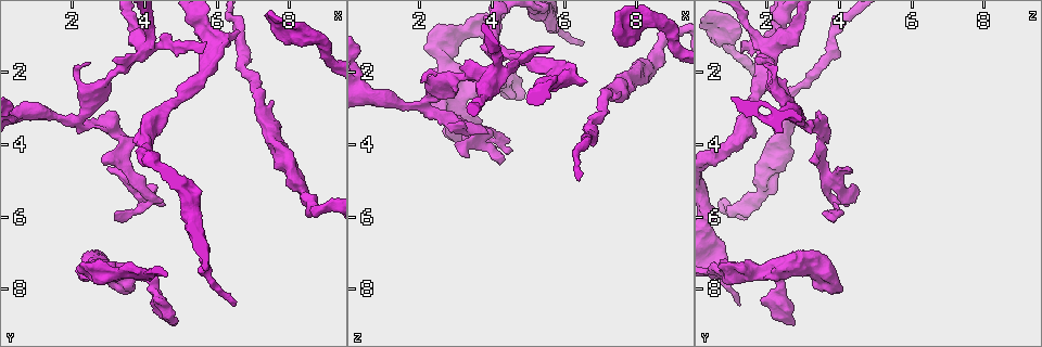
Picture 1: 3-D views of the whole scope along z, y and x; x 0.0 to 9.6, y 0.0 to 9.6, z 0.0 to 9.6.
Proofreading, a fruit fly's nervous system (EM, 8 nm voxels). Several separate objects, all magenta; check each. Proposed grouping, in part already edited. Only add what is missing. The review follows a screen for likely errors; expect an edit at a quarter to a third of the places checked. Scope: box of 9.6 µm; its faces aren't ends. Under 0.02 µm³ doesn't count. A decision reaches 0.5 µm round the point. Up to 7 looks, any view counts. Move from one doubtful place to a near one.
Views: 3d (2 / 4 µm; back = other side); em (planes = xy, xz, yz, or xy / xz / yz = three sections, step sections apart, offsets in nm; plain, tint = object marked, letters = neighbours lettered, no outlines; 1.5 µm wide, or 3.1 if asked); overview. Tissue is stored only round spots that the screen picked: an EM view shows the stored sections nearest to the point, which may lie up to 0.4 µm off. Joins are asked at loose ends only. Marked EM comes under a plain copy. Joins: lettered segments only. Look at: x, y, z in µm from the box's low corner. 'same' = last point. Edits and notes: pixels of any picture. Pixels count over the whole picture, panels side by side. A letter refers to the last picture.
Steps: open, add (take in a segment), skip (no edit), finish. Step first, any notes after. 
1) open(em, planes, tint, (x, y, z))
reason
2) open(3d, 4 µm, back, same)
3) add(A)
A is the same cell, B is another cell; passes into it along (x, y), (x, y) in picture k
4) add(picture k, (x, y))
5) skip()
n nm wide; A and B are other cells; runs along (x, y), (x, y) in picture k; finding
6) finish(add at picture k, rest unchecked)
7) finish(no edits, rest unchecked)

open(3d, 2 µm, (6.55, 8.40, 1.25))
an open end

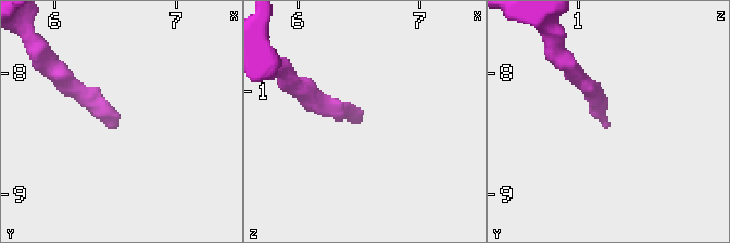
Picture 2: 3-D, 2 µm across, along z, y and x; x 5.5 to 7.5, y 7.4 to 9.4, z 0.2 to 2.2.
open(em, planes, letters, (6.50, 8.42, 1.22))

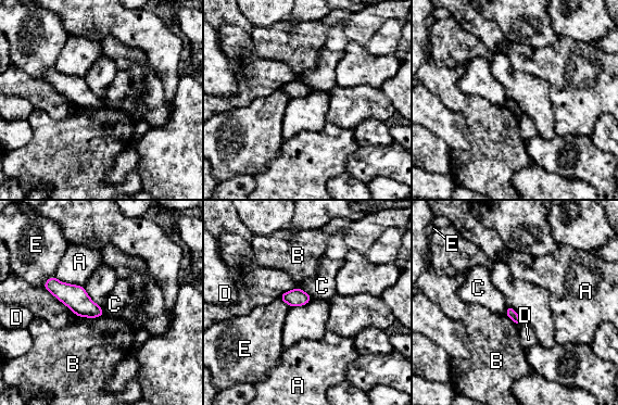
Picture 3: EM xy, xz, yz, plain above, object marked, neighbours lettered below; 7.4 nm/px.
skip()
A, B, C, D and E are other cells; border along (104, 314), (98, 317), (77, 316) in picture 3; no lettered segment goes on from it

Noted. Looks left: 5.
open(3d, 4 µm, (3.25, 5.85, 3.55))

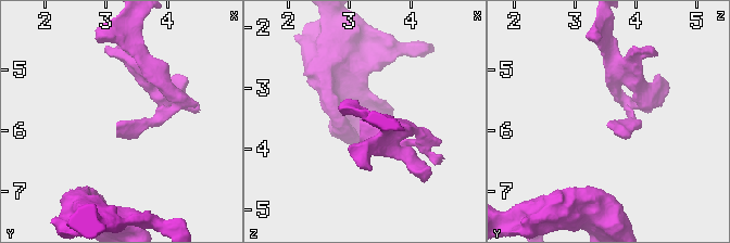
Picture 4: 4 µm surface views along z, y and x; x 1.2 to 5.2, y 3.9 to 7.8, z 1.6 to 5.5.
open(em, planes, letters, (3.20, 5.85, 3.50))
shape alone is not enough

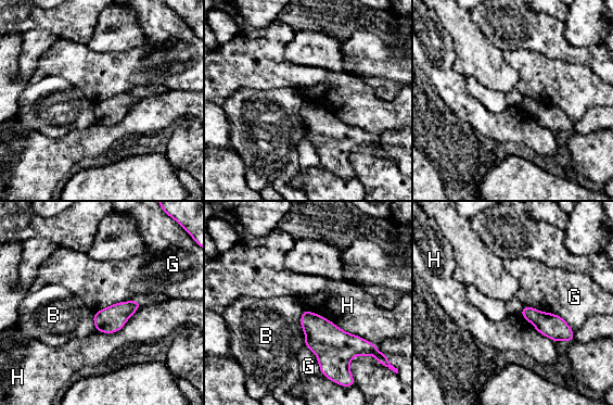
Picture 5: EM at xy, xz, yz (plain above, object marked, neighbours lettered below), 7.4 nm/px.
skip()
110 nm wide; B, G and H are other cells; border along (524, 305), (559, 315), (574, 331) in picture 5; none of them fits

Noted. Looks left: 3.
open(3d, 2 µm, (6.60, 0.90, 2.30))
branch stops here

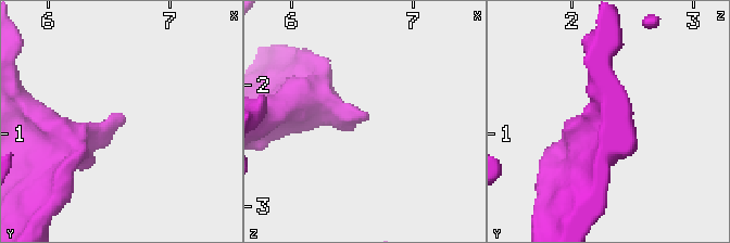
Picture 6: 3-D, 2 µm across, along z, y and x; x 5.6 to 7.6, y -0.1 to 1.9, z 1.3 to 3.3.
open(em, planes, letters, (6.62, 0.84, 2.30))

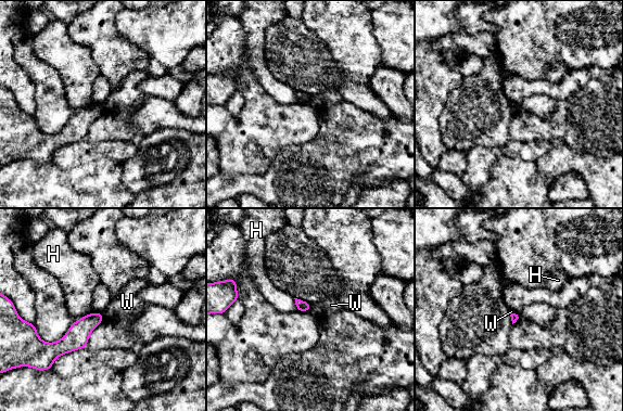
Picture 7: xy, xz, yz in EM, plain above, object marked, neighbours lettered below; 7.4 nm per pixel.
skip()
H and W are other cells; runs along (100, 317), (67, 344), (47, 346) in picture 7; no lettered segment goes on from it

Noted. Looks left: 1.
finish(no edits, rest unchecked)

